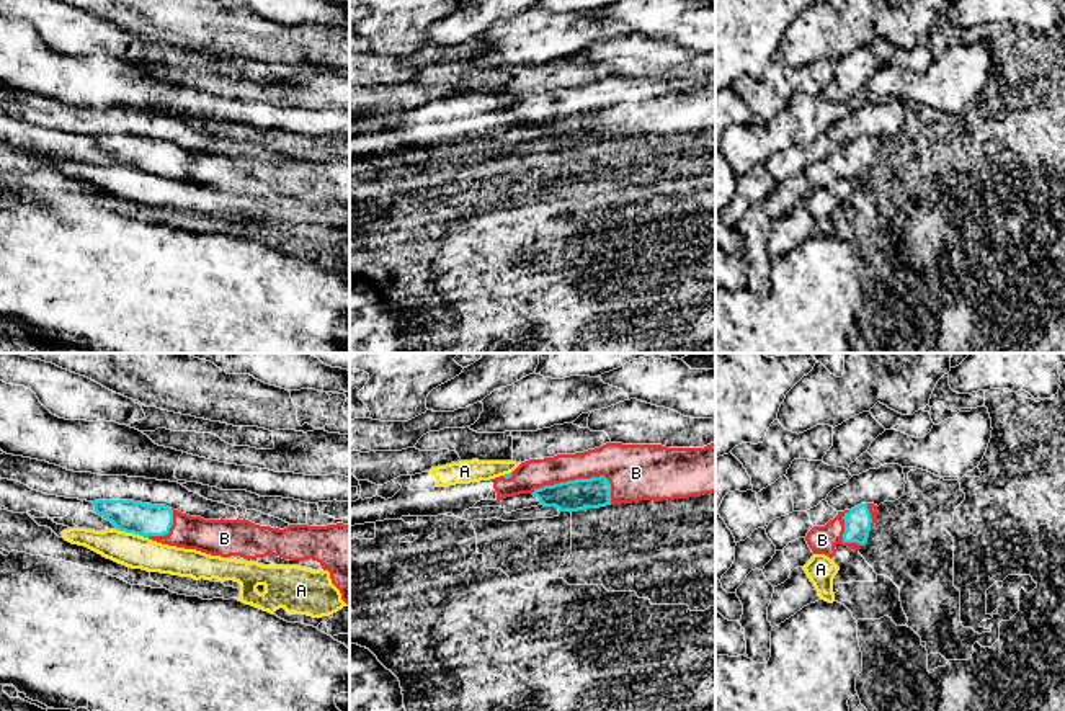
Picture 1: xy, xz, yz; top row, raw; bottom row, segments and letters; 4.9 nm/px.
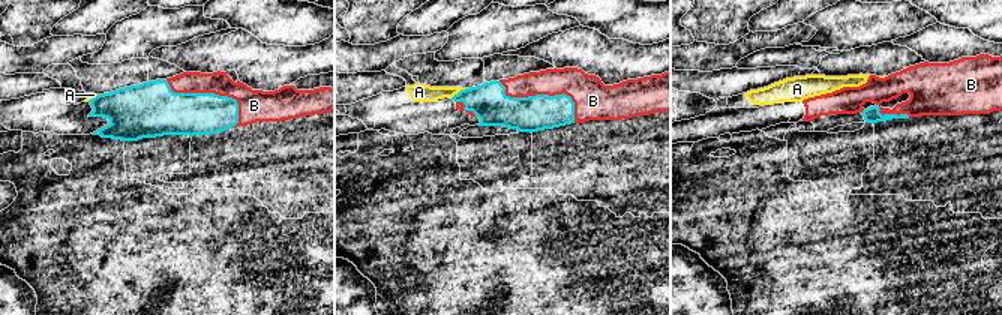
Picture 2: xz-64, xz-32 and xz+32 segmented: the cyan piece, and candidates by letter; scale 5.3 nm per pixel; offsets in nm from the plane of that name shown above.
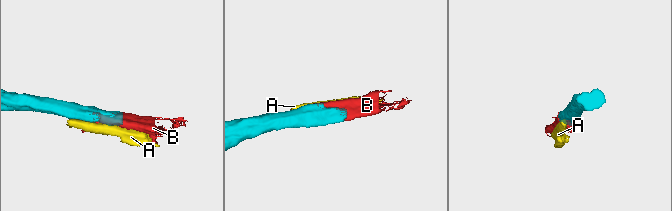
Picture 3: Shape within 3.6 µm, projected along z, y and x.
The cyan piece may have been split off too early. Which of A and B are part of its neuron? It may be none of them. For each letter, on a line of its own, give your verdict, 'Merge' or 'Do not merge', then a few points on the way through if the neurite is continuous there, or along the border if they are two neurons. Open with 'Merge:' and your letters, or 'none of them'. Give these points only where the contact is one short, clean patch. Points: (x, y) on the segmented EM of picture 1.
Merge: B
A: Do not merge. Boundary: xy (116, 528), (147, 538)
B: Merge

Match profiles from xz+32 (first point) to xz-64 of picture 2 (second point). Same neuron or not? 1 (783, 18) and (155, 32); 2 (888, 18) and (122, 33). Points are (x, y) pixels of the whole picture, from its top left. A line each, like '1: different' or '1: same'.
1: different
2: same

